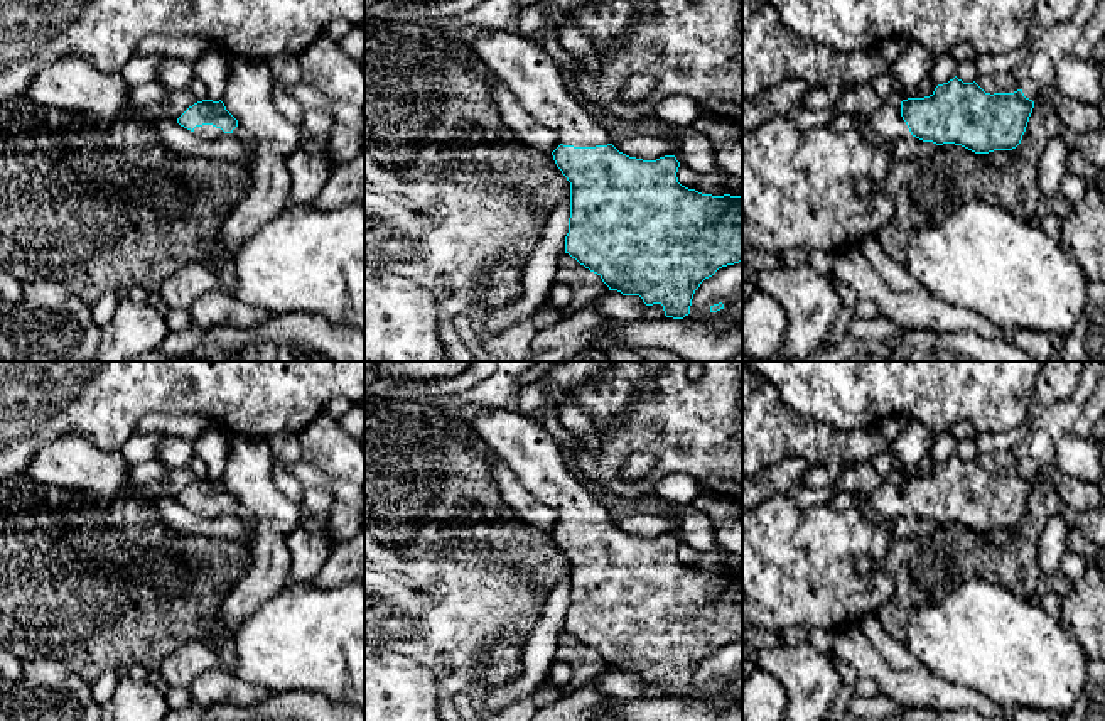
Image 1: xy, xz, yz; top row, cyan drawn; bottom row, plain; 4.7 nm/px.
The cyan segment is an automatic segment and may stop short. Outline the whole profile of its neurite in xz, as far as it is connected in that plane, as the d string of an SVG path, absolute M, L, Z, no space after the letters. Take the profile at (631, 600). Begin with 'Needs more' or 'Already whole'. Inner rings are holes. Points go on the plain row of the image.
Needs more. M481 407L472 427L484 444L508 464L526 491L560 517L552 534L570 561L565 632L597 652L609 669L639 674L646 684L661 682L666 696L688 694L700 662L719 647L742 638L742 574L712 574L682 564L676 556L680 540L675 534L643 539L619 530L607 510L582 486L567 454L536 419L511 407Z

